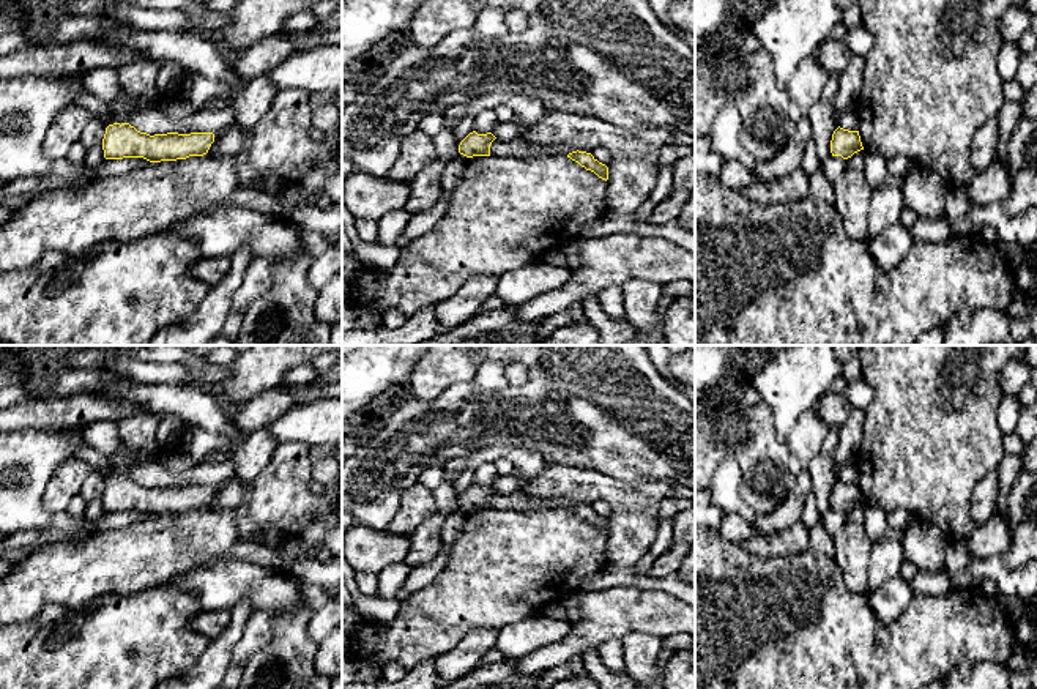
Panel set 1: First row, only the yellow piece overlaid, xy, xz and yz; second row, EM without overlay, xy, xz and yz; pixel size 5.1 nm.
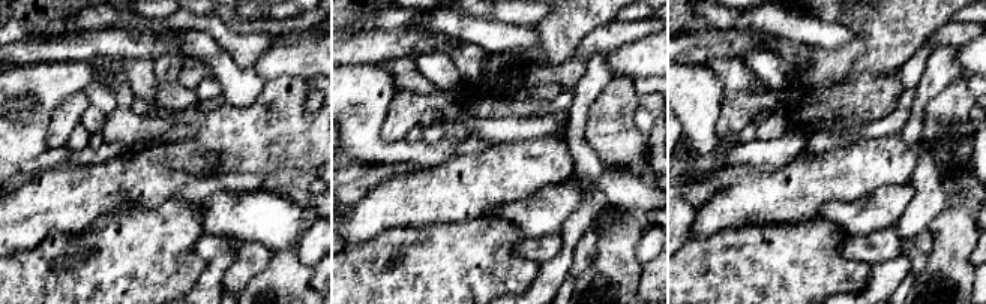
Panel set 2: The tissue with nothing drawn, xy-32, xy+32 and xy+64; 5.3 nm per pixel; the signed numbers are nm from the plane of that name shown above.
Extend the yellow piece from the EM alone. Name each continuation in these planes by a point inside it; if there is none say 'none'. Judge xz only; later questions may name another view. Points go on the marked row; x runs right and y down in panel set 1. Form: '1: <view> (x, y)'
none

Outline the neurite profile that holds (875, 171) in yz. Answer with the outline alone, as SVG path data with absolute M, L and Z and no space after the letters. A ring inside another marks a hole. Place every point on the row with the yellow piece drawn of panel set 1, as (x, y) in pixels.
M865 151L865 164L862 173L872 188L878 188L887 181L887 161L878 153Z

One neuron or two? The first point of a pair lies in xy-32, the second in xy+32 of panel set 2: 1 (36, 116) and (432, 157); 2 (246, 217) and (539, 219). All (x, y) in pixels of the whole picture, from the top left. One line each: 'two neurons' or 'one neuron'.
1: one neuron
2: one neuron

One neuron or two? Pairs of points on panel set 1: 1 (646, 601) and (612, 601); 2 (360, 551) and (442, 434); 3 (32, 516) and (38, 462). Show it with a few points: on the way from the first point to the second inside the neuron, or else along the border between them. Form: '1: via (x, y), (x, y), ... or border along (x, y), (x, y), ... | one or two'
1: via (639, 604), (620, 604) | one
2: border along (358, 522), (366, 527), (386, 530) | two
3: via (32, 503), (35, 475) | one

